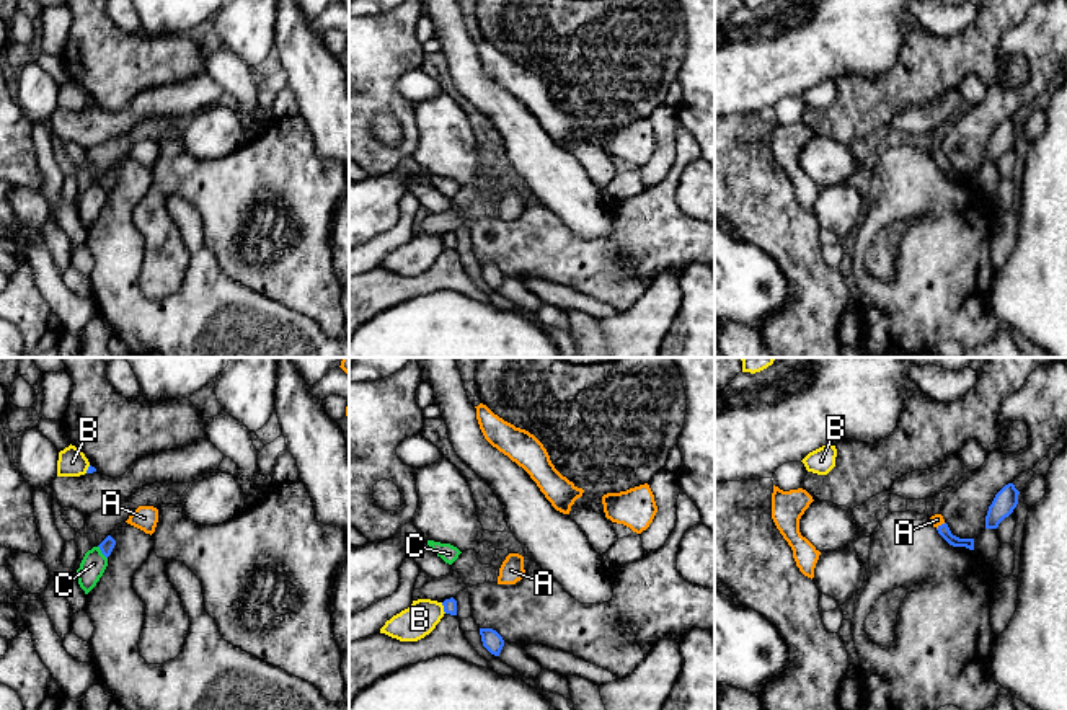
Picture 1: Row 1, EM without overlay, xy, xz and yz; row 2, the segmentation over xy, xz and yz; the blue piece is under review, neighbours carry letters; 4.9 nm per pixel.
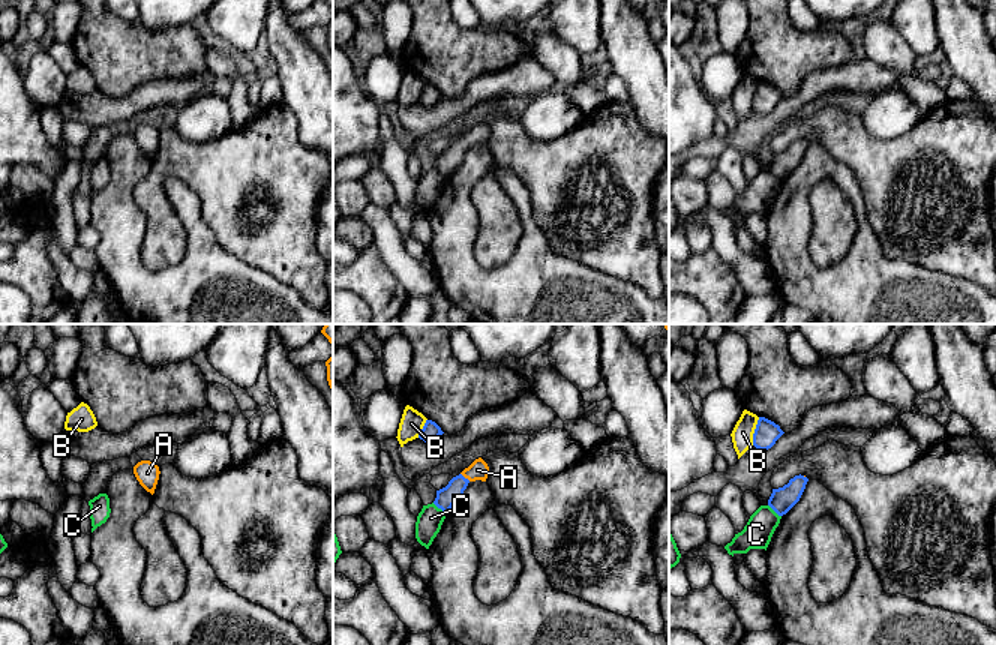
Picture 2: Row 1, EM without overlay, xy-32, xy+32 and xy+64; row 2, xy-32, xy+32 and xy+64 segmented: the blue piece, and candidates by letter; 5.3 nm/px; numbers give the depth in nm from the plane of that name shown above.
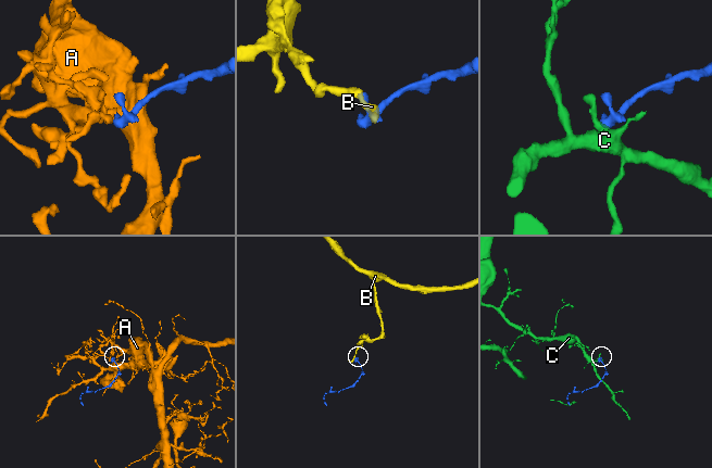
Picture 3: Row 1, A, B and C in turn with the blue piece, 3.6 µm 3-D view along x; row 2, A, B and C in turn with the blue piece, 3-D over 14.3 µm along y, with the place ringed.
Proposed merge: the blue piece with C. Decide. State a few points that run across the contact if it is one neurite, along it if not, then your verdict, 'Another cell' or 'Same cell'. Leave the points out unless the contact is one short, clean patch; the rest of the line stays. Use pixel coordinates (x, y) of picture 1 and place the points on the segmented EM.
Line: xy (98, 545), (106, 559). Another cell

